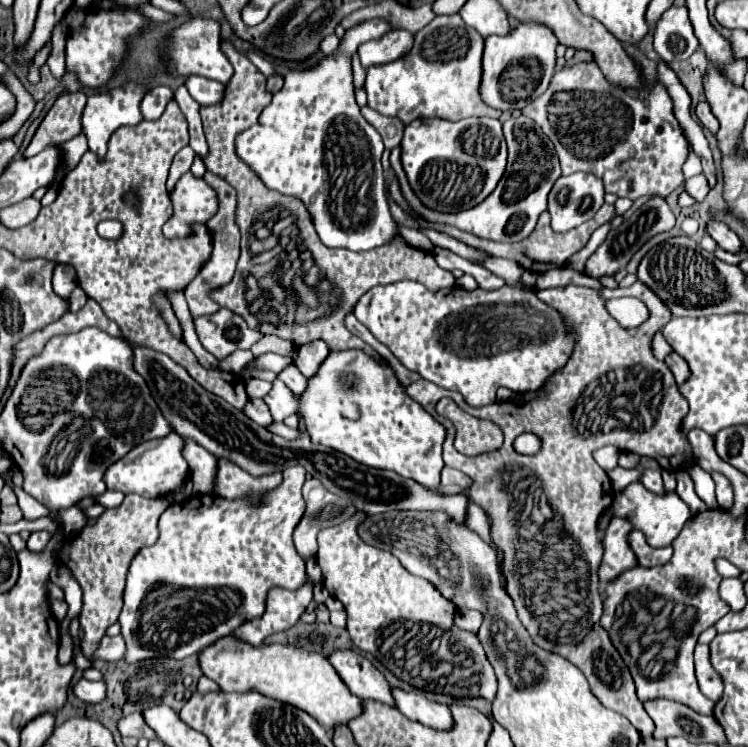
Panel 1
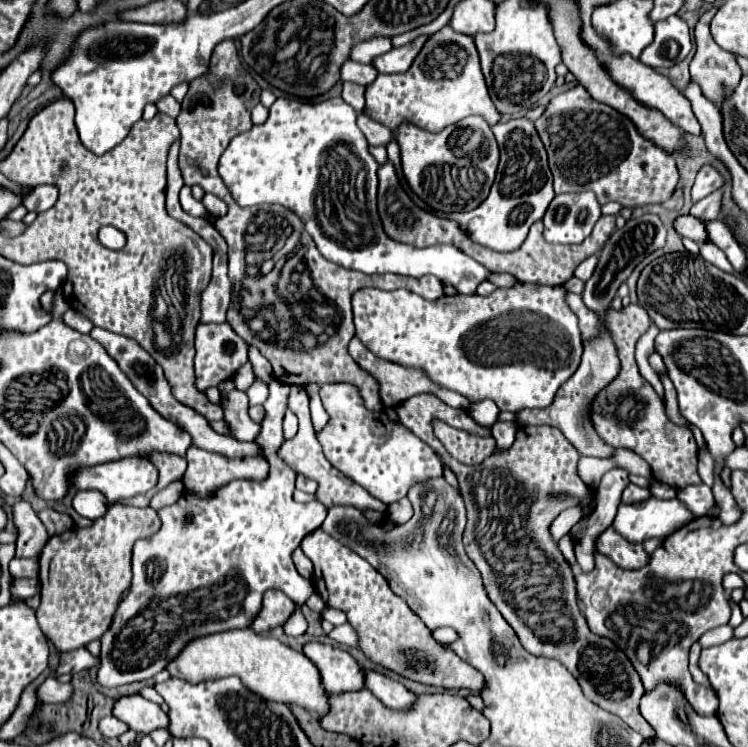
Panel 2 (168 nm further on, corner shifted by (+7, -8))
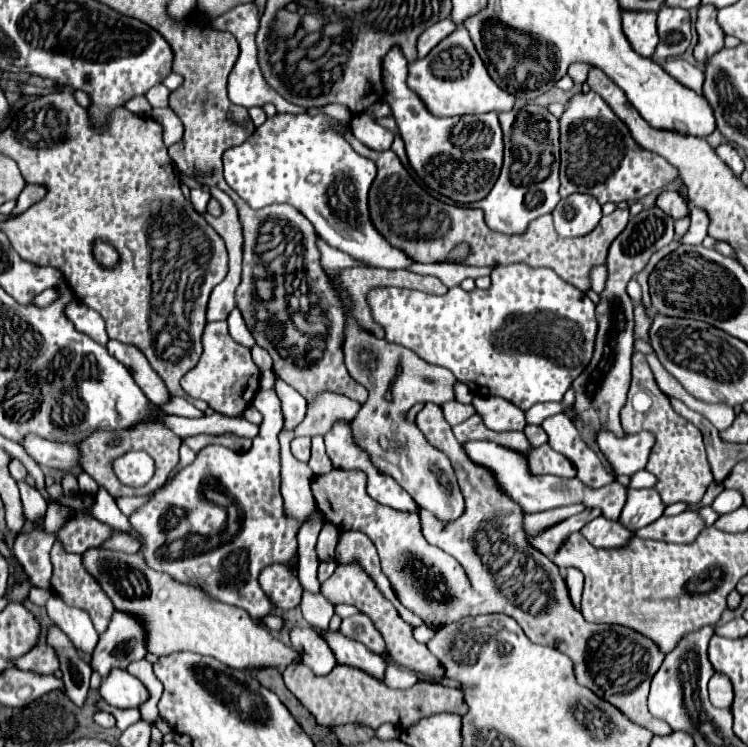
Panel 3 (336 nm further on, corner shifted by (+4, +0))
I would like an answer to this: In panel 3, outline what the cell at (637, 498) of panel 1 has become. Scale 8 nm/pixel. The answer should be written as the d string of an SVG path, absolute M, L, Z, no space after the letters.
M650 488L650 490L628 490L626 504L620 514L620 522L628 530L638 530L642 526L648 526L650 522L658 520L664 514L666 504L662 502L660 494Z

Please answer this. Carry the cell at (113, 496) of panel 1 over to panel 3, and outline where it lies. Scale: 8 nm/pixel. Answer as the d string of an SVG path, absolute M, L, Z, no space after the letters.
M82 472L82 474L78 476L78 484L80 484L80 492L86 494L86 496L92 496L92 494L98 492L98 484L96 484L86 472Z

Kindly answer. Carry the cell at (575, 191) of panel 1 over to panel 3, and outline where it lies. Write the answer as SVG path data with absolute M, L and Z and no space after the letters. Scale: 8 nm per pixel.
M570 194L552 212L554 228L564 238L586 236L602 218L602 208L590 194Z

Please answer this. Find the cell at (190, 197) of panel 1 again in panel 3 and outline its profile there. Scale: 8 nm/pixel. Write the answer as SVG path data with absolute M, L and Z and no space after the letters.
M192 188L190 190L190 200L192 200L192 204L194 204L194 208L198 212L204 212L206 210L206 204L210 200L210 192L206 192L202 188Z

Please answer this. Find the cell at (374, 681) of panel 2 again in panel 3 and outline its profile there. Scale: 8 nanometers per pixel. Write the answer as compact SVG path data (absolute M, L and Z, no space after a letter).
M324 632L324 638L328 642L328 646L332 648L332 652L336 654L336 660L340 664L364 670L366 674L374 676L376 680L384 682L386 676L386 660L374 652L370 652L364 644L350 640L346 636L342 636L340 632Z

